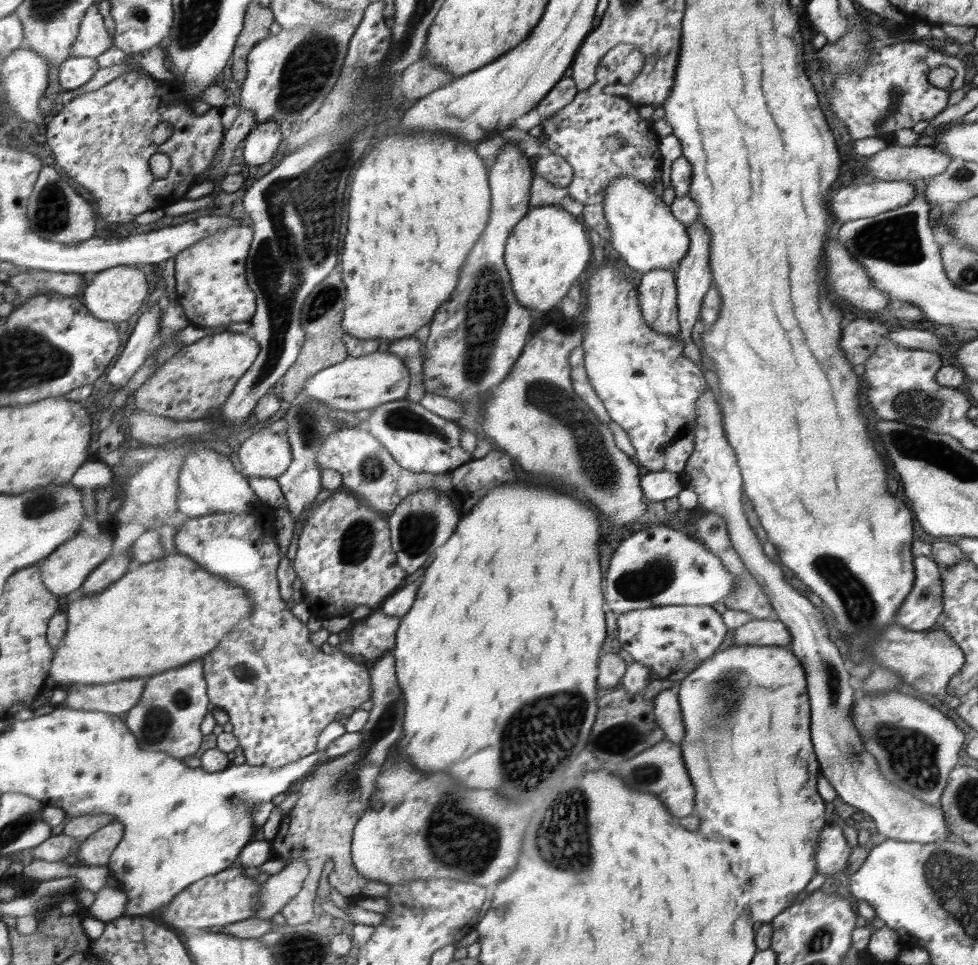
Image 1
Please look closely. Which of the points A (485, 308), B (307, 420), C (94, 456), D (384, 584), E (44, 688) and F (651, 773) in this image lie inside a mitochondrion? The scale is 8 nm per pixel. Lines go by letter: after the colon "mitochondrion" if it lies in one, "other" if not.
A: mitochondrion
B: mitochondrion
C: other
D: other
E: other
F: mitochondrion

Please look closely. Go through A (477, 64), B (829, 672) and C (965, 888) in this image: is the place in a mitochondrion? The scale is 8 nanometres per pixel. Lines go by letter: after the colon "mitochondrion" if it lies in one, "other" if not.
A: other
B: mitochondrion
C: mitochondrion

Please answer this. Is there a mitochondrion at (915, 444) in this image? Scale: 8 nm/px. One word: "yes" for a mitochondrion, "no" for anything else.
yes

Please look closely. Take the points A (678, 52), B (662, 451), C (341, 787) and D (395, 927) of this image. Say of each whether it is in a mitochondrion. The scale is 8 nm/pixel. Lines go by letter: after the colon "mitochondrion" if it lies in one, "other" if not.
A: other
B: mitochondrion
C: mitochondrion
D: other

